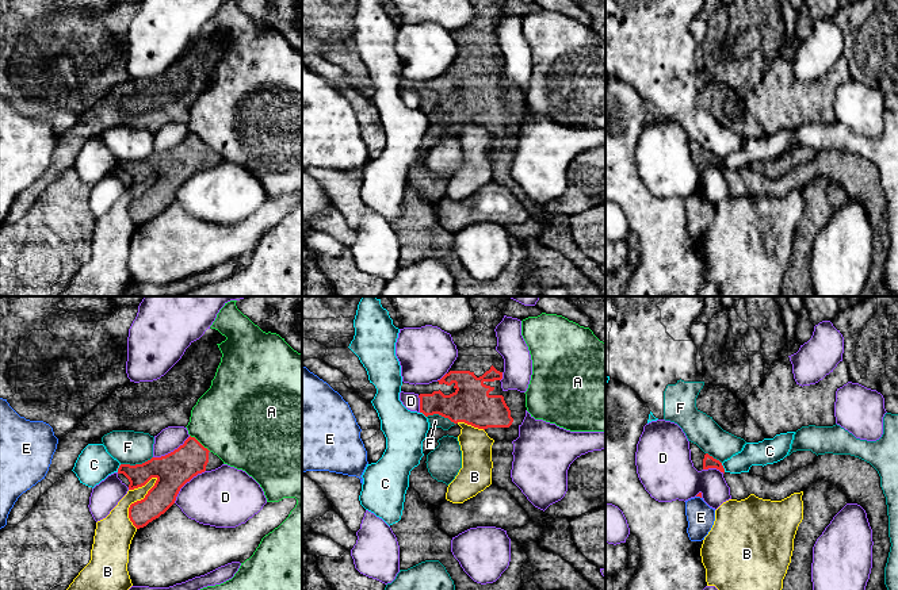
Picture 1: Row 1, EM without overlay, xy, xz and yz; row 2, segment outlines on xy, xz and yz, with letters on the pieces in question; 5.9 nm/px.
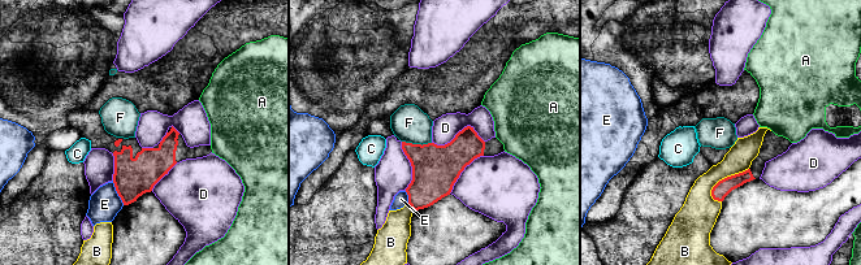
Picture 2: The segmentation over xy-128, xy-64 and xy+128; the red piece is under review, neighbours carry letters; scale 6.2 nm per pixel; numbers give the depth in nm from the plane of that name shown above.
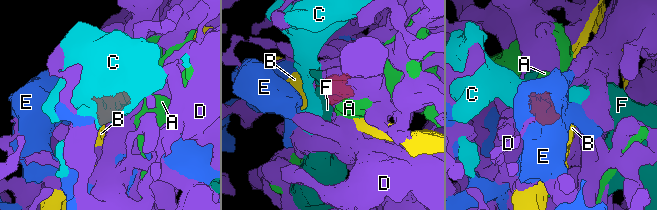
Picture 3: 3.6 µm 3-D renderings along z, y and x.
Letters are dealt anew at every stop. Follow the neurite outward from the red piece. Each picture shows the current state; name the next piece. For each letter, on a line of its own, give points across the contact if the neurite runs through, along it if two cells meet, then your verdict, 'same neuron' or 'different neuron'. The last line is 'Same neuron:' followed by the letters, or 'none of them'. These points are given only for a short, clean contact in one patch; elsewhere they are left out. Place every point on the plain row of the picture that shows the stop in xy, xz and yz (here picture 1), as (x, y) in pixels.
A: along xy (190, 131), (210, 148) | different neuron
B: different neuron
C: along yz (721, 160), (725, 168) | different neuron
D: different neuron
E: along yz (696, 192), (700, 195) | different neuron
F: along xy (152, 153), (141, 160), (121, 161) | different neuron
Same neuron: none of them

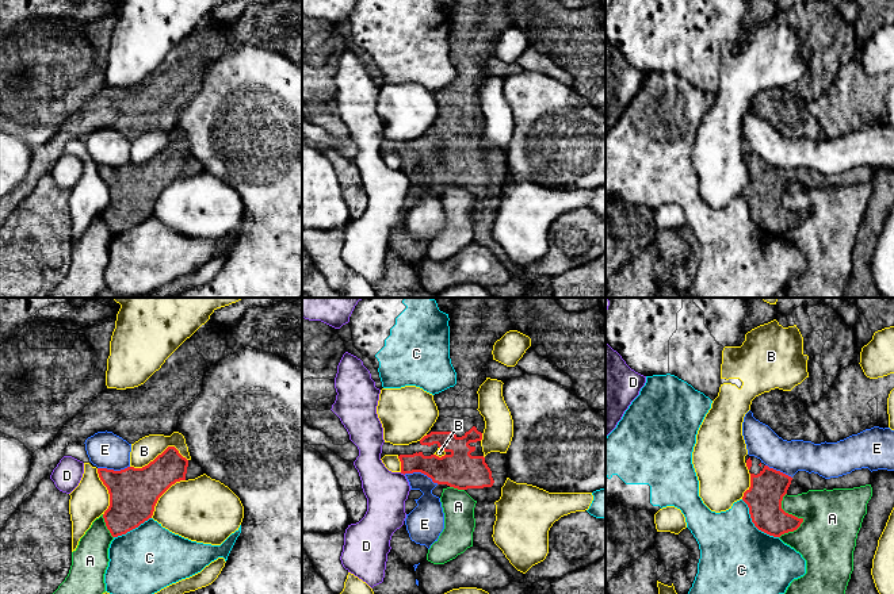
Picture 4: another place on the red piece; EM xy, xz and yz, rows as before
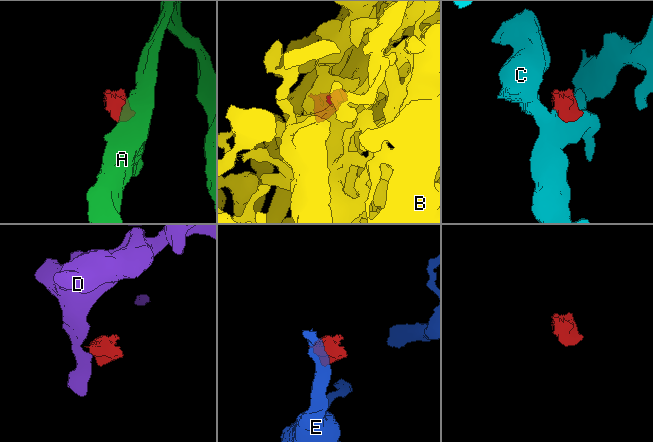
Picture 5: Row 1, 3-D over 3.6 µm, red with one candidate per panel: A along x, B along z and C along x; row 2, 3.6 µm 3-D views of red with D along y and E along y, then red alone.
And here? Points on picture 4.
A: different neuron
B: different neuron
C: different neuron
D: along xz (400, 169), (404, 172) | different neuron
E: along xz (404, 171), (423, 169), (438, 180) | different neuron
Same neuron: none of them

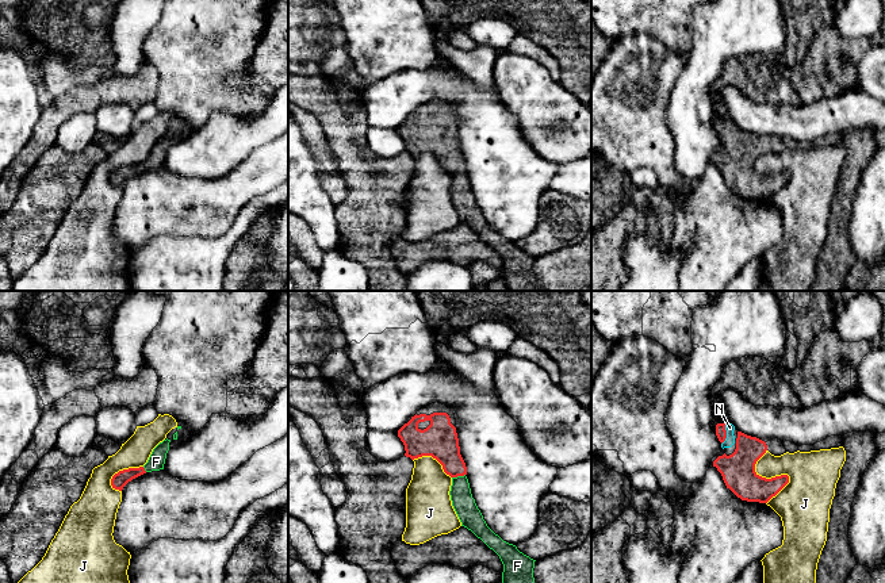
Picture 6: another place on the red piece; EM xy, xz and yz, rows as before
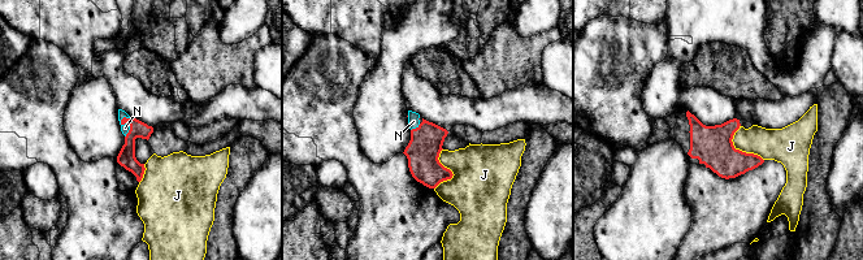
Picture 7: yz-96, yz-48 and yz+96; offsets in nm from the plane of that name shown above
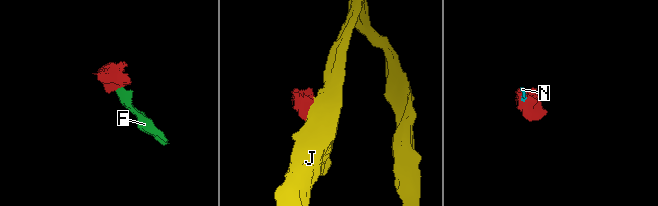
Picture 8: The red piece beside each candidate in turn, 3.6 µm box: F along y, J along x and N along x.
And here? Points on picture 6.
F: across xz (439, 137), (458, 172), (460, 194), (464, 202) | same neuron
J: different neuron
N: same neuron
Same neuron: F, N

